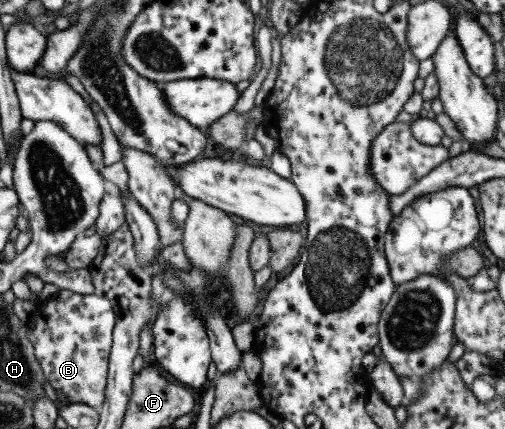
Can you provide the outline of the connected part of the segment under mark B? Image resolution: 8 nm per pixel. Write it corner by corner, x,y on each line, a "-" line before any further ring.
59,288
55,295
36,306
26,326
34,355
57,393
63,393
70,404
85,404
99,410
105,396
115,326
115,311
110,300
94,292
77,294
73,288

